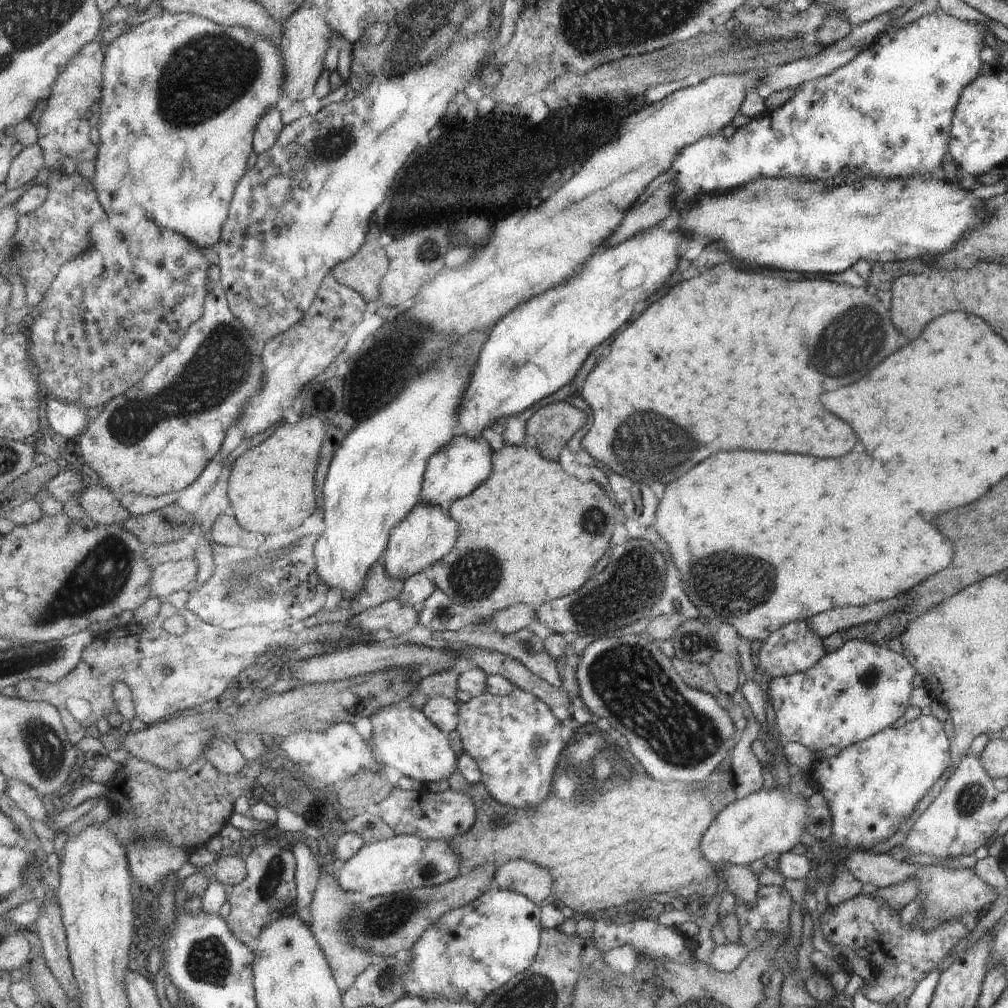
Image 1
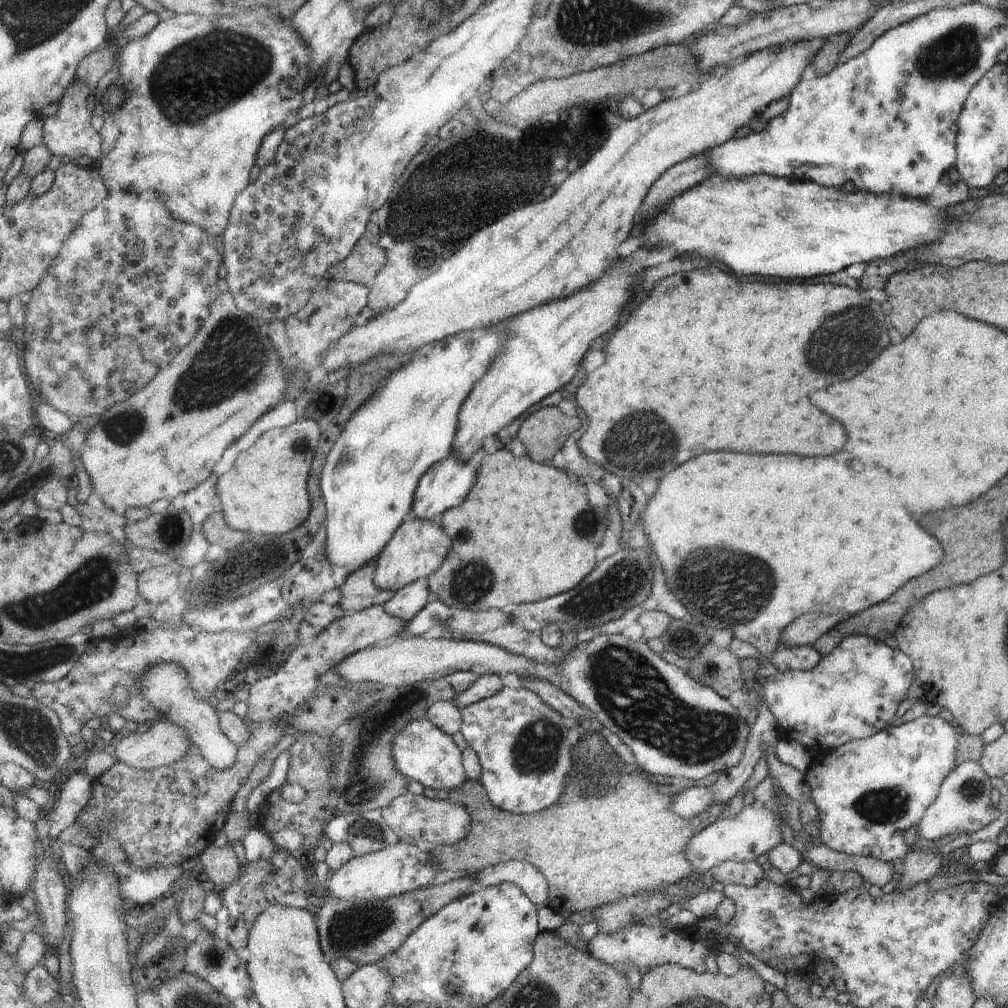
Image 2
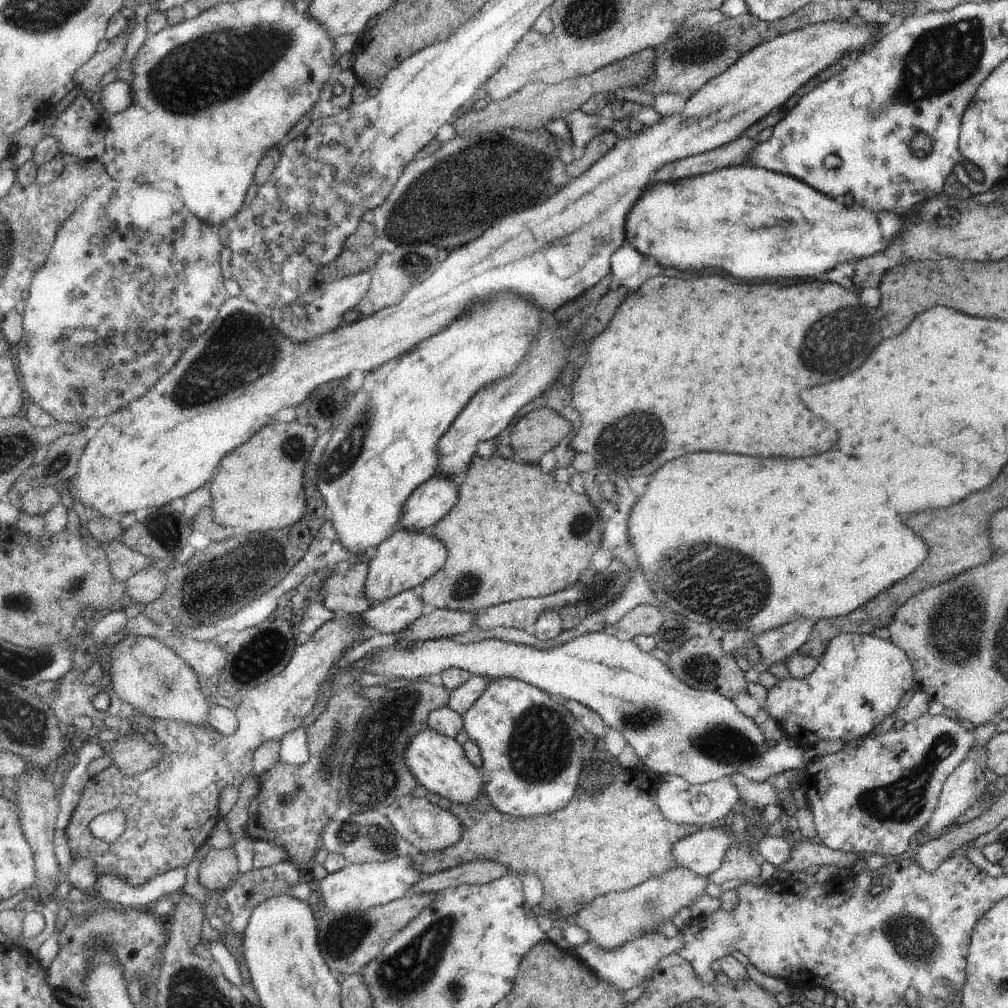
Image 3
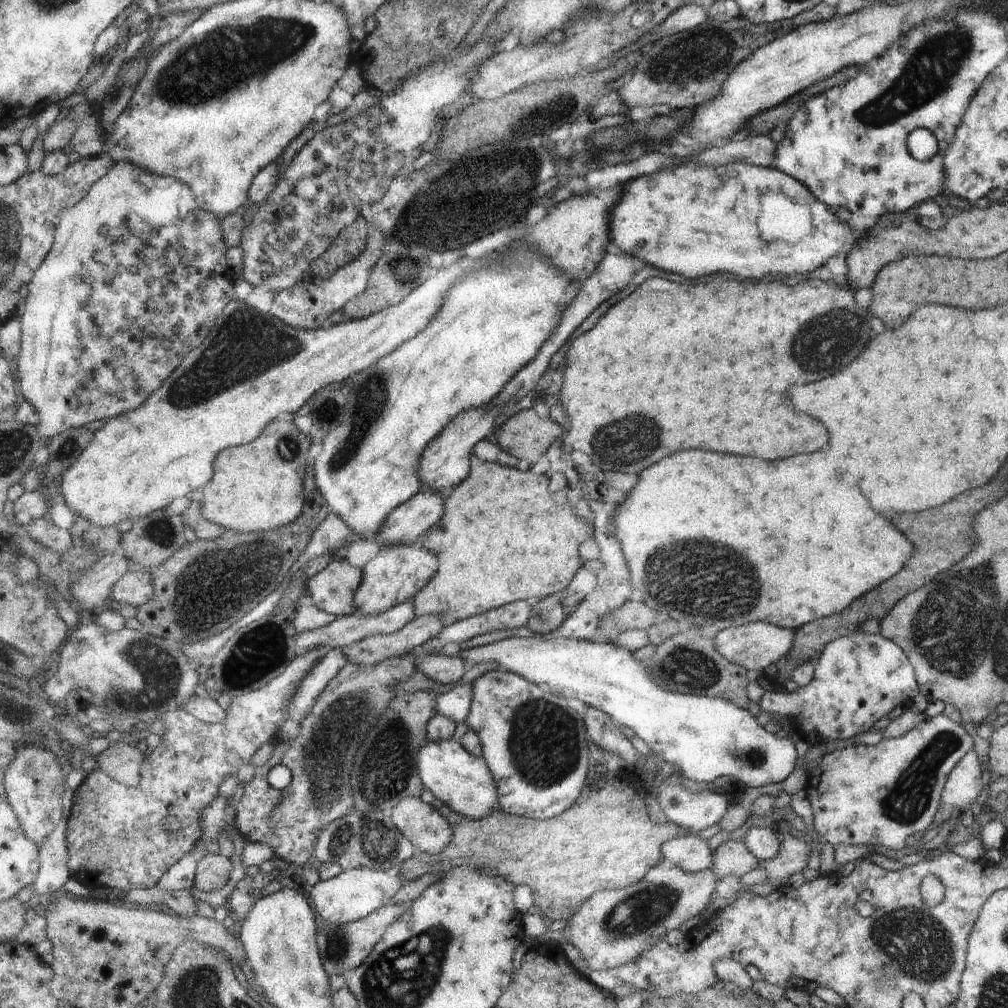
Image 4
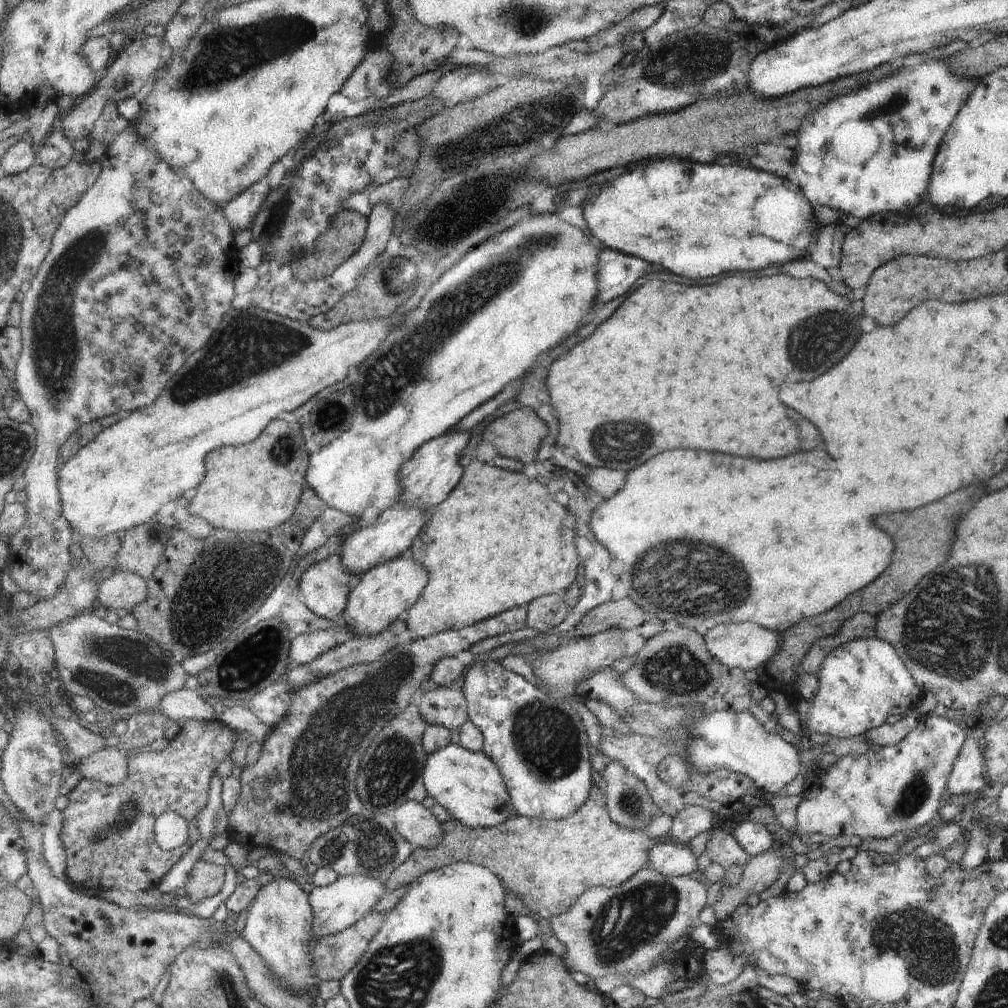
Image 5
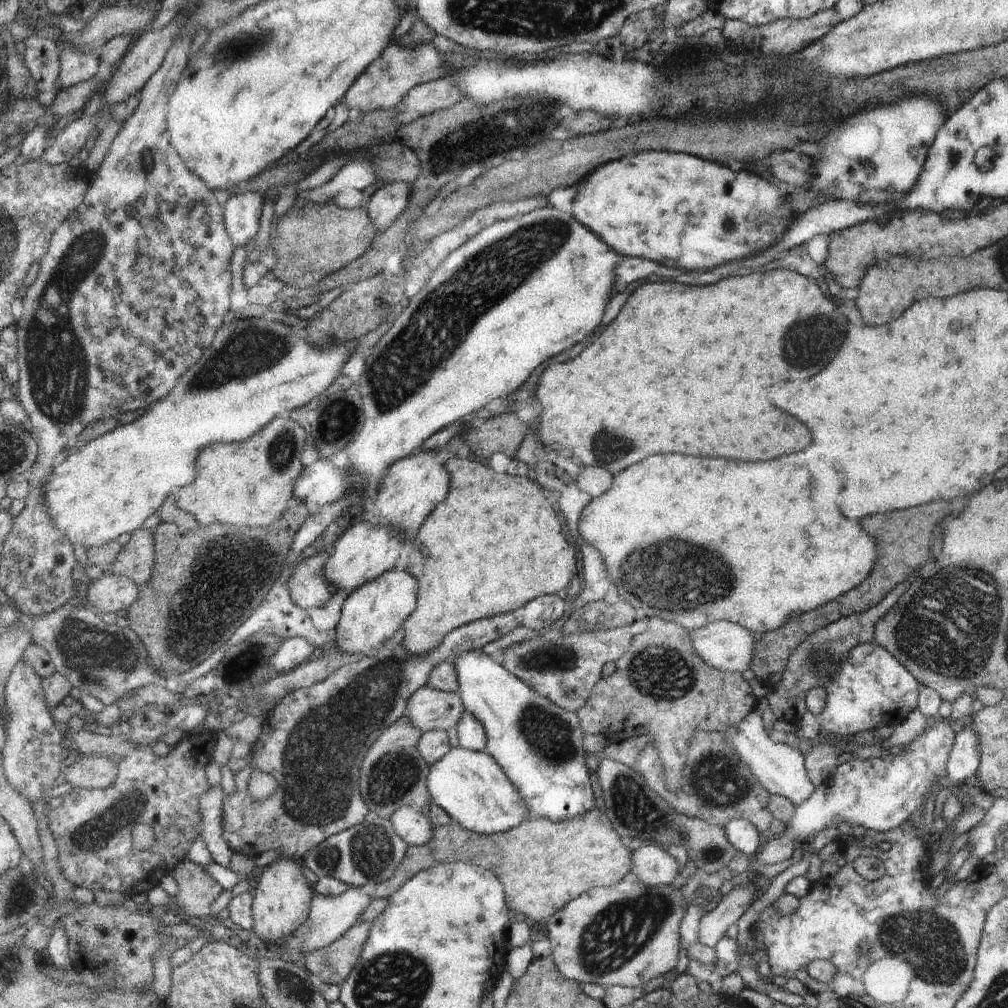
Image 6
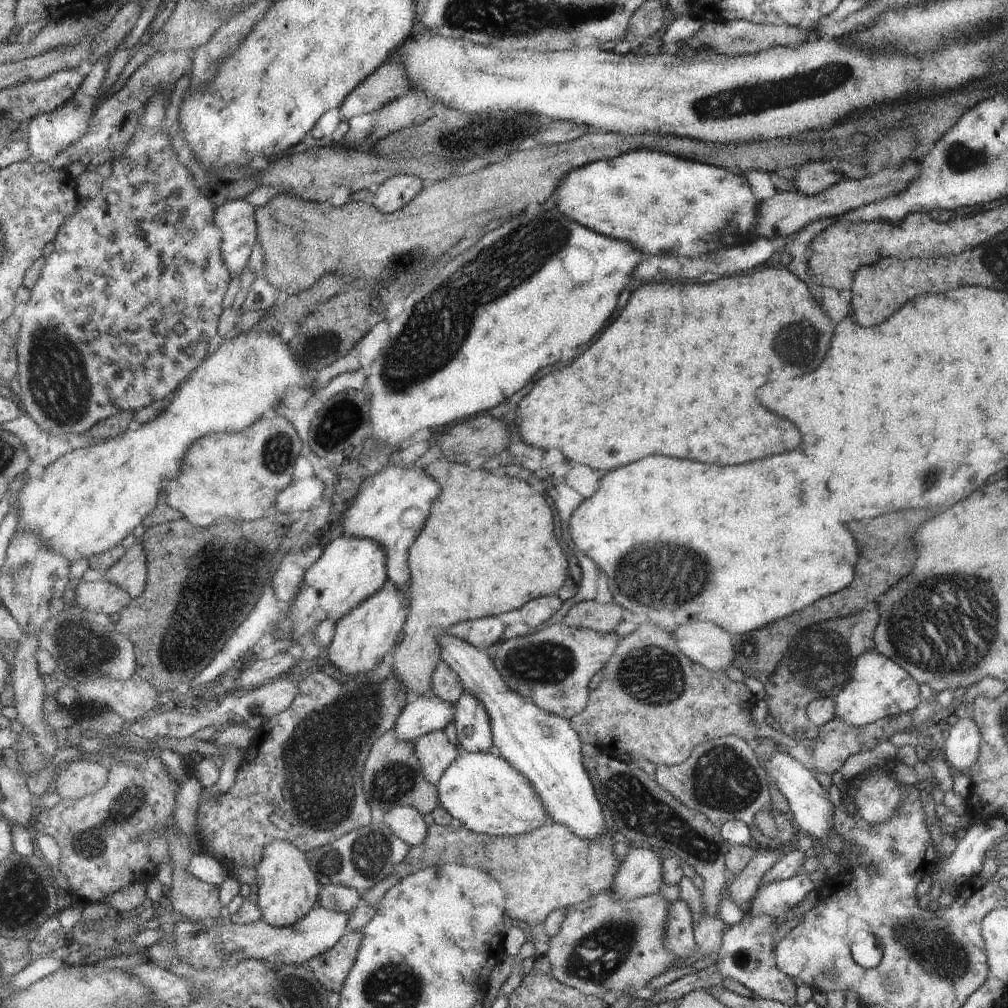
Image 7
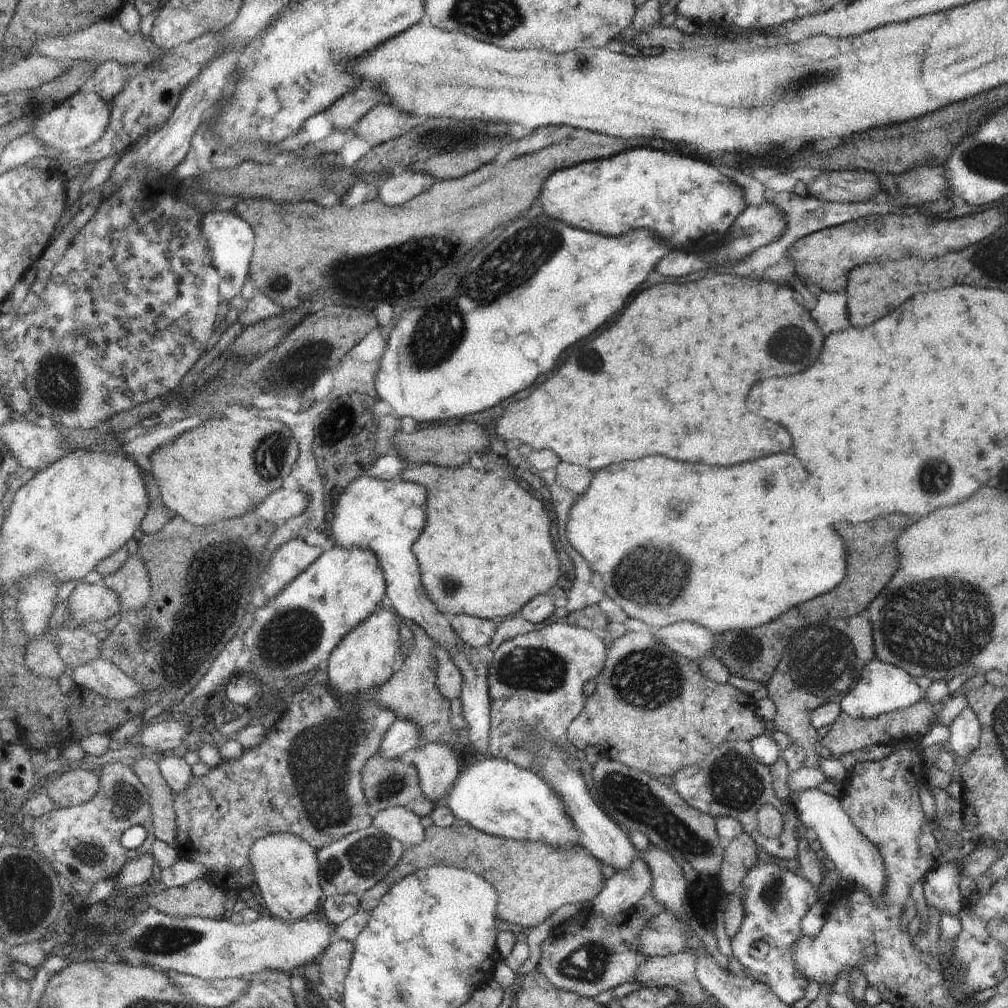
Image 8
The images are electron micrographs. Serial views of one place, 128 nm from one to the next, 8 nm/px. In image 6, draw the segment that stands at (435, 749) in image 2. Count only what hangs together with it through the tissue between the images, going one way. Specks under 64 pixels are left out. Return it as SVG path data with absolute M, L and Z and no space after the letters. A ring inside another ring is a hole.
M461 746L451 749L437 764L430 767L428 787L434 802L441 805L461 826L474 833L484 835L504 833L522 825L532 817L526 800L520 795L520 790L508 777L498 760L488 752L472 751Z

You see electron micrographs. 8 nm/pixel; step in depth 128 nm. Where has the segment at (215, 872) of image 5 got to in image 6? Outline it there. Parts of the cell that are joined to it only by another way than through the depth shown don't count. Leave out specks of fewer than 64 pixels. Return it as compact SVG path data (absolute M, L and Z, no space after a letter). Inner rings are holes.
M185 858L171 872L177 882L177 908L187 920L201 921L211 915L211 904L219 898L224 886L219 884L205 867Z

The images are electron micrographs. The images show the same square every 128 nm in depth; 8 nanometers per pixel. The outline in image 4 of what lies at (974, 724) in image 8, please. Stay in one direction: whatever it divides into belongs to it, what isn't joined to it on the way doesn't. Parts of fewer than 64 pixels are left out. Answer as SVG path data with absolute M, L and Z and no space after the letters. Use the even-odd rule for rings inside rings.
M973 750L967 751L948 774L940 802L963 812L982 798L986 783L981 780L980 763Z

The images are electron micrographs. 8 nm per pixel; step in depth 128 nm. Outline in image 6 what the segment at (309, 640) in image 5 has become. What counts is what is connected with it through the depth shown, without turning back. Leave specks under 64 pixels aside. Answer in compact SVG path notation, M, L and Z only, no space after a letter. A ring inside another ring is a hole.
M293 637L285 640L271 659L273 674L285 674L295 670L313 654L313 650L315 647L307 639Z

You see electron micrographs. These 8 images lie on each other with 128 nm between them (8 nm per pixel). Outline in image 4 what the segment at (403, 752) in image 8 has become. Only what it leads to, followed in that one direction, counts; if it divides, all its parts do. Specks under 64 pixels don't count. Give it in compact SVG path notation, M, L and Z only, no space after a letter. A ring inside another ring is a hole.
M472 684L450 687L446 693L436 694L437 714L459 722L466 722L472 705Z

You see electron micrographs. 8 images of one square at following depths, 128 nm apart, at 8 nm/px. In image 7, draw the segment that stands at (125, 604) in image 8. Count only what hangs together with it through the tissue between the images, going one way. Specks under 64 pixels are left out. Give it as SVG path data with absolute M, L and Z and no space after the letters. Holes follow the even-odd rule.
M138 540L126 550L125 556L105 574L104 579L123 587L136 601L145 592L148 581L149 554L143 548L143 541Z

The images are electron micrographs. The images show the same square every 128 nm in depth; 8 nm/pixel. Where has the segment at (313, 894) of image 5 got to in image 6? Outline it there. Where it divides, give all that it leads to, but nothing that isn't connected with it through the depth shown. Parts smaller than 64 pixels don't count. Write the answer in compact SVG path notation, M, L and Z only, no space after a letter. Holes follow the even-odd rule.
M351 887L338 897L326 897L316 894L307 923L303 924L291 938L285 937L278 945L287 954L292 953L292 956L294 955L296 958L327 948L362 920L363 913L369 908L372 900L373 898L369 894L364 894L363 890L359 890L359 887Z

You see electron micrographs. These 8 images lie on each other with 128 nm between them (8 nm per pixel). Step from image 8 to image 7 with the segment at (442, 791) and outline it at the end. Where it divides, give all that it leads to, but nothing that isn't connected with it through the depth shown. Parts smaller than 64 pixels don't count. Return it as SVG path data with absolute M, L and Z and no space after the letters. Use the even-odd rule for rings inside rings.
M433 731L414 744L425 778L437 785L445 771L458 759L459 750L447 740L444 731Z

